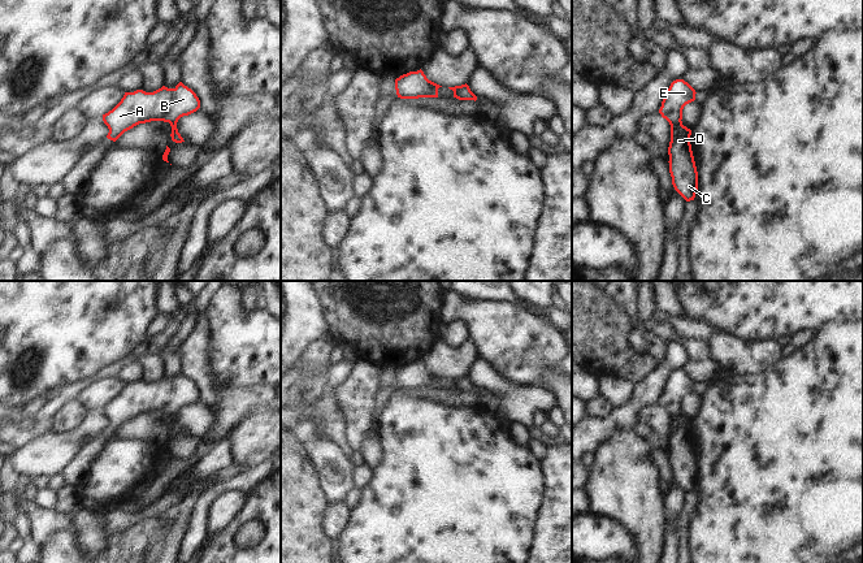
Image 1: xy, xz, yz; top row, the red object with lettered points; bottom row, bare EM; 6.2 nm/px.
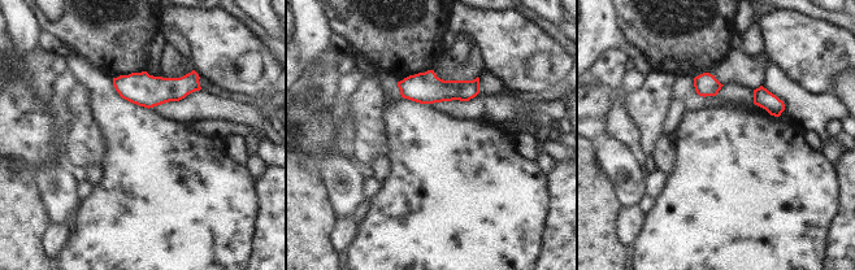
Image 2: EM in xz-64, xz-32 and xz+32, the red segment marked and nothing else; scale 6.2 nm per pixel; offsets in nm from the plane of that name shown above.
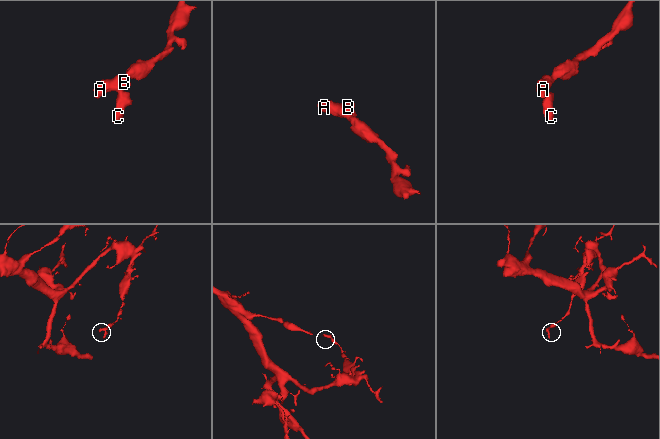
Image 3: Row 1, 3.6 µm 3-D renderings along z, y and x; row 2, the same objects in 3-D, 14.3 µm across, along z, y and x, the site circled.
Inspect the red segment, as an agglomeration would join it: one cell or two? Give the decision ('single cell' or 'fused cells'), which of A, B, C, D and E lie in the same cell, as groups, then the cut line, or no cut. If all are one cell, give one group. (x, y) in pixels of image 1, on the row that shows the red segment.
single cell | A B C D E | no cut

